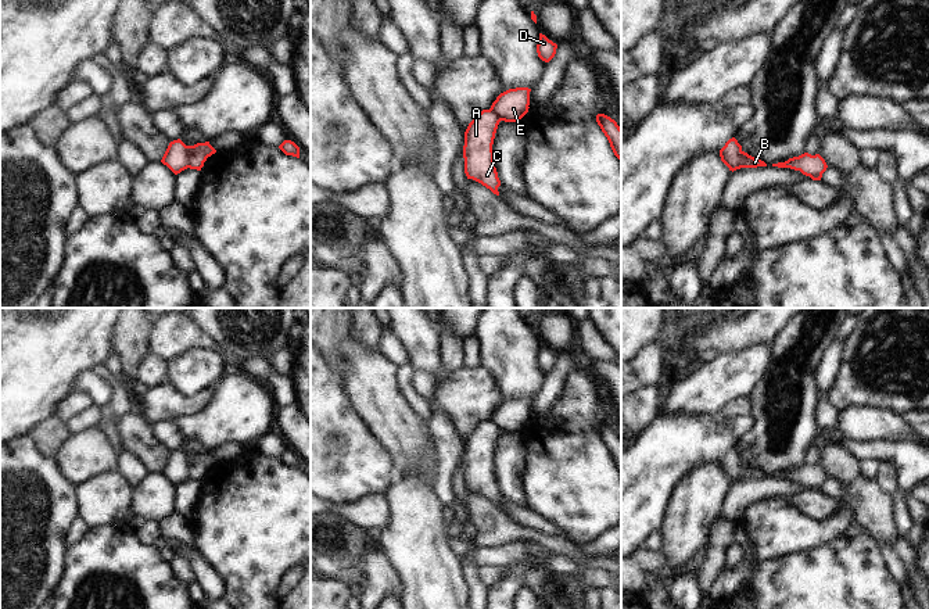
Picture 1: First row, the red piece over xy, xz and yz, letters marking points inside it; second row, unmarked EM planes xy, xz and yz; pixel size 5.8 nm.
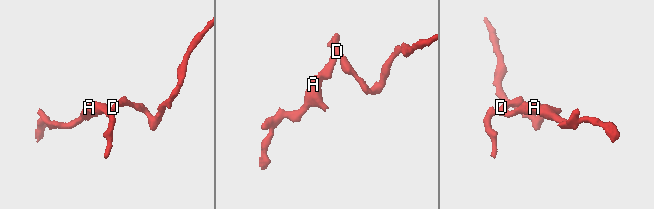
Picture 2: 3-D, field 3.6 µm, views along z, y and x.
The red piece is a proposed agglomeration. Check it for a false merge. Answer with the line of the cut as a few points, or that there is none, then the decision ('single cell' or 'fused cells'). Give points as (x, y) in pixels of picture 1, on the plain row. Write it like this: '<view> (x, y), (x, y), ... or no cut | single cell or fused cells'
xy (187, 457), (186, 477) | fused cells

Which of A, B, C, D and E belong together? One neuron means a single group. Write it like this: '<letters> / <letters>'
A B C / D E

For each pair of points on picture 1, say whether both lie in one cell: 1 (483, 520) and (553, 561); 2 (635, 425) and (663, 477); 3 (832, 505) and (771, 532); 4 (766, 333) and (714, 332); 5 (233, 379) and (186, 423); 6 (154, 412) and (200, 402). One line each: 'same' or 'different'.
1: different
2: different
3: different
4: same
5: same
6: same

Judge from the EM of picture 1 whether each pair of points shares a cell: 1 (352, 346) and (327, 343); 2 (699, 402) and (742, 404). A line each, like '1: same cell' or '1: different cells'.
1: different cells
2: different cells

